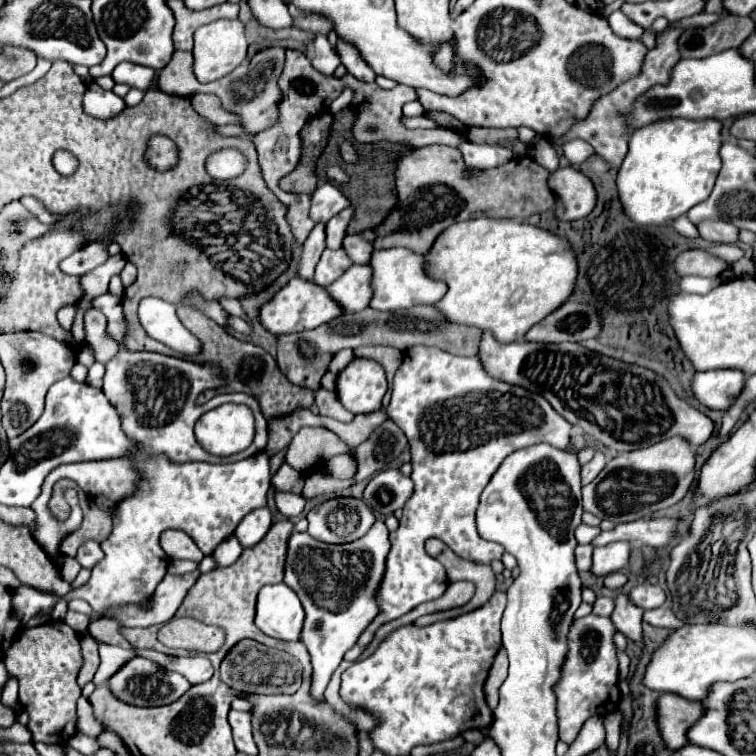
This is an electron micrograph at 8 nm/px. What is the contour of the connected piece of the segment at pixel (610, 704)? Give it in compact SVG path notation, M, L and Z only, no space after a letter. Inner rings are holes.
M589 614L585 618L577 618L571 624L567 642L567 662L563 662L563 674L555 684L557 696L557 714L559 714L559 738L565 744L571 744L581 728L581 724L593 716L603 716L605 712L613 712L617 706L619 690L617 690L617 650L613 644L617 628L609 618ZM615 688L615 690L613 690ZM603 704L603 706L601 706Z

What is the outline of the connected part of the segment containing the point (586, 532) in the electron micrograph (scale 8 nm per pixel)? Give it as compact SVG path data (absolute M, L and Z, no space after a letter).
M581 524L581 526L575 530L575 536L577 536L577 542L579 542L579 544L589 544L599 532L601 532L601 528L593 528L593 526Z

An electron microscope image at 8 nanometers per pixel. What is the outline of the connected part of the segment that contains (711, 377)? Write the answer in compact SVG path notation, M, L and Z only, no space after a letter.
M707 370L695 372L691 390L693 396L711 410L727 410L739 396L745 382L745 374L739 370Z

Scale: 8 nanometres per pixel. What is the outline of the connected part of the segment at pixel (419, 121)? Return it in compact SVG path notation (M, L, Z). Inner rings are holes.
M419 116L419 118L401 118L403 120L403 124L407 126L407 128L443 128L443 126L439 126L437 122L433 122L431 118L427 118L427 116Z

